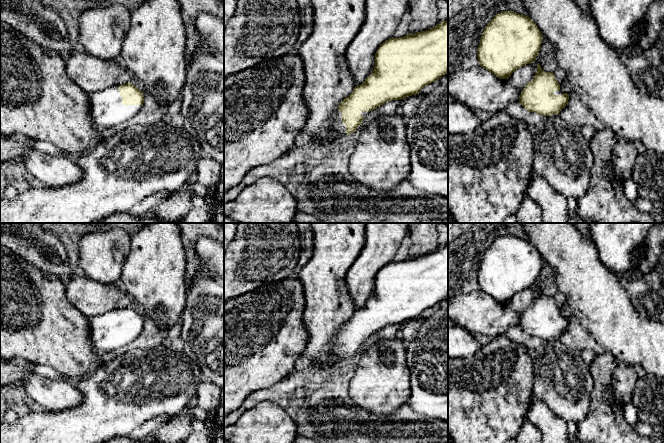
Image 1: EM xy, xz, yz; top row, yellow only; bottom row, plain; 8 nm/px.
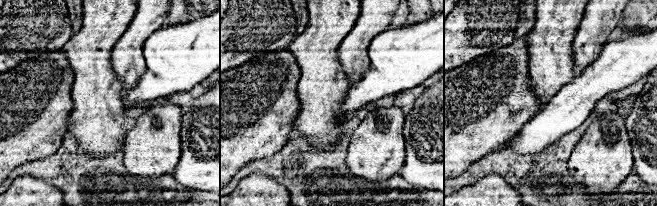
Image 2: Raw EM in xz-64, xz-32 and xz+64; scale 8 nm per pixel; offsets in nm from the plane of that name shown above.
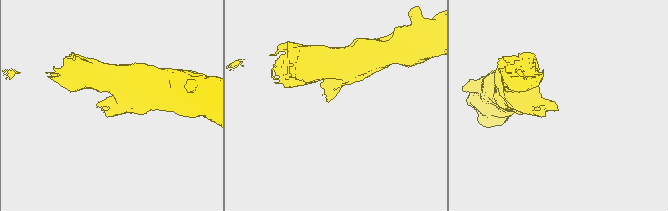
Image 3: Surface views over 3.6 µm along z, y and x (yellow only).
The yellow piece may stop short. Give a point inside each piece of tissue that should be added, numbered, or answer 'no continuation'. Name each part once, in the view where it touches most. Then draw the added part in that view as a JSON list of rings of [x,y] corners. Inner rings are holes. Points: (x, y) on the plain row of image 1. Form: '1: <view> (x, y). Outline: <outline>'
1: xy (106, 334). Outline: [[[119,309],[89,318],[89,341],[93,352],[102,355],[127,346],[142,329],[123,329]]]

